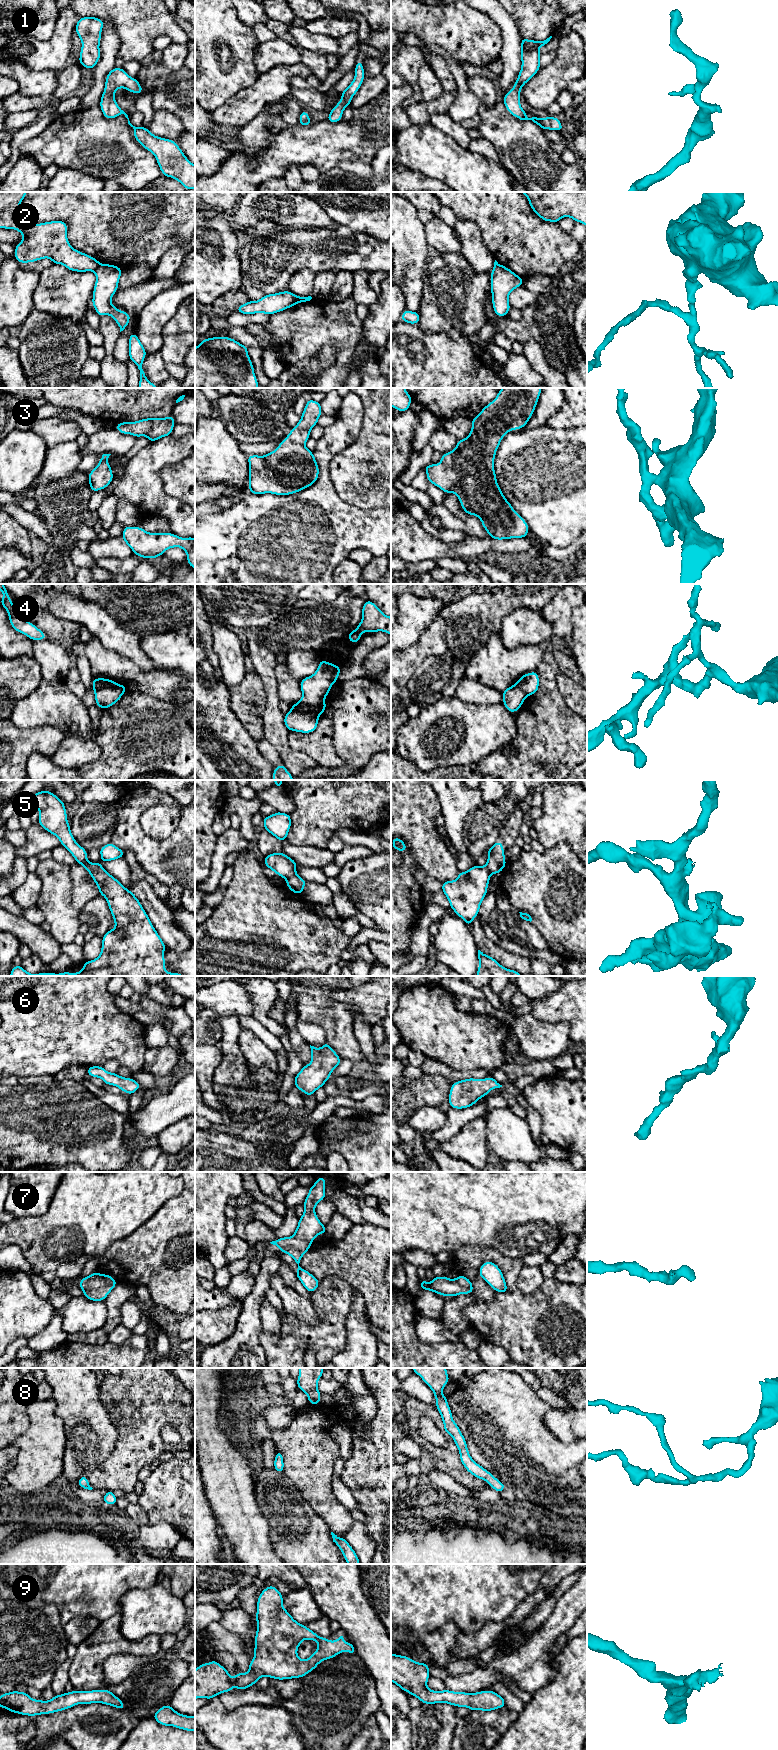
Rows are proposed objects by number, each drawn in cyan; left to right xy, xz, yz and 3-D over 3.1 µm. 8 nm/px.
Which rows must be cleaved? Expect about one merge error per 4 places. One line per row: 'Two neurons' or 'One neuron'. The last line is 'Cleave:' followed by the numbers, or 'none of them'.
1: One neuron
2: Two neurons
3: One neuron
4: Two neurons
5: Two neurons
6: One neuron
7: One neuron
8: One neuron
9: One neuron
Cleave: 2, 4, 5

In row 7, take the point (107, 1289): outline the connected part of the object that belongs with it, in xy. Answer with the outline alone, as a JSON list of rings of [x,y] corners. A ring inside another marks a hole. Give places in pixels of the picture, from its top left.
[[[95,1271],[90,1276],[83,1277],[78,1287],[83,1290],[84,1296],[91,1301],[104,1301],[112,1289],[118,1284],[117,1281],[109,1274],[101,1275],[99,1272]]]

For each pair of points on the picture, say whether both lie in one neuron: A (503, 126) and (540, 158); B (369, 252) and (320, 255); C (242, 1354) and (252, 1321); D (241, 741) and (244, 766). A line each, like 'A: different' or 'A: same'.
A: same
B: same
C: same
D: same

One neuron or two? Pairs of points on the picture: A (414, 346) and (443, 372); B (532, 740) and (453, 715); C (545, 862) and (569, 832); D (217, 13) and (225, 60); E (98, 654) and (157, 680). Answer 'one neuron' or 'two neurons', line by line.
A: one neuron
B: two neurons
C: two neurons
D: one neuron
E: one neuron

